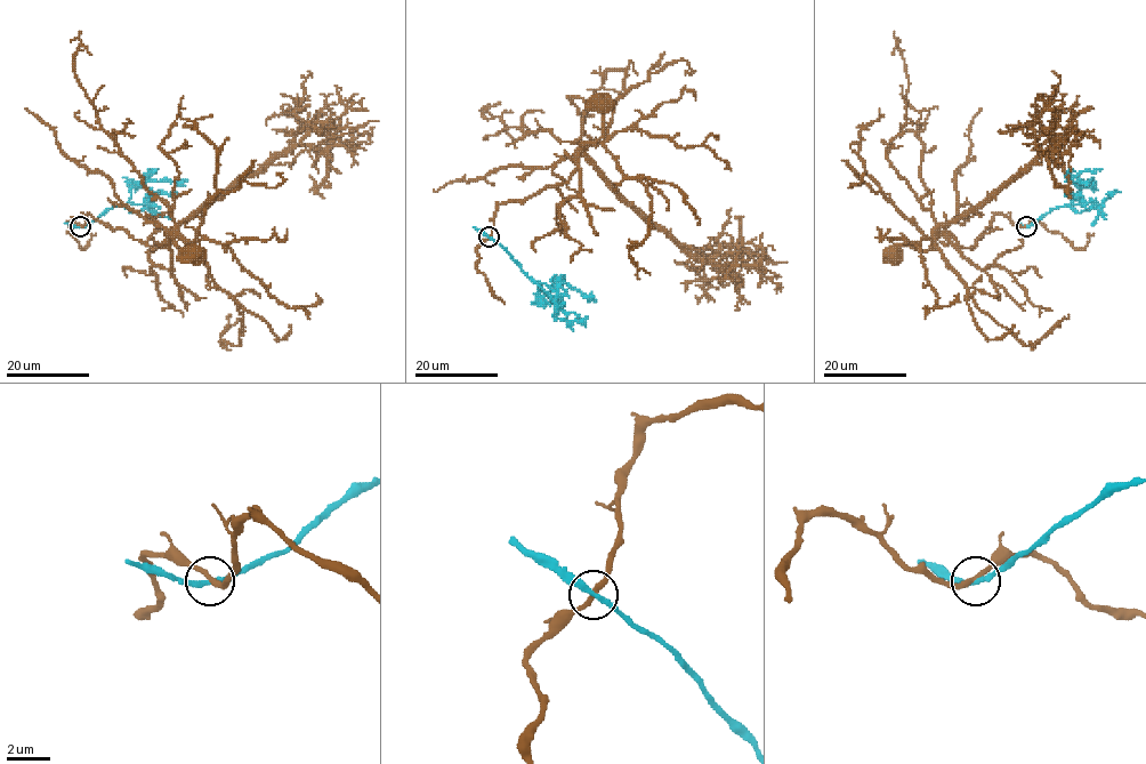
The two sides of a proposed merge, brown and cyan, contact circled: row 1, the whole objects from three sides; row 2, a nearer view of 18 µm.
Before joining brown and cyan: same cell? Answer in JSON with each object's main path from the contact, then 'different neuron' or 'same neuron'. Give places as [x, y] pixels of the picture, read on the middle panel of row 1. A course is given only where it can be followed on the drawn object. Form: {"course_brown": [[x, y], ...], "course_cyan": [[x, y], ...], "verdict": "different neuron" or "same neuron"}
{"course_brown": [[489, 236], [499, 206], [566, 183], [578, 165], [578, 153], [603, 136], [603, 112], [610, 106], [604, 104]], "course_cyan": [[489, 236], [538, 282], [541, 290], [547, 291], [557, 282], [564, 281], [595, 302]], "verdict": "different neuron"}

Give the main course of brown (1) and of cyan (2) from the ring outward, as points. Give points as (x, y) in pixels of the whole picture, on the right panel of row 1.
1: (1026, 226), (995, 214), (991, 227), (973, 248), (954, 247), (935, 235), (926, 251), (902, 247), (894, 255)
2: (1026, 226), (1070, 203), (1081, 186), (1071, 181), (1091, 178)

